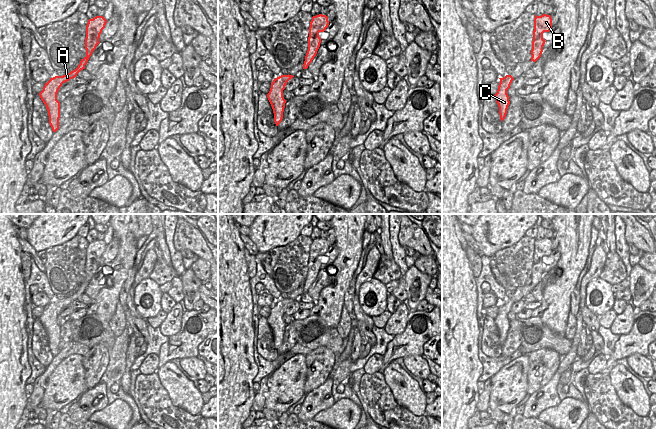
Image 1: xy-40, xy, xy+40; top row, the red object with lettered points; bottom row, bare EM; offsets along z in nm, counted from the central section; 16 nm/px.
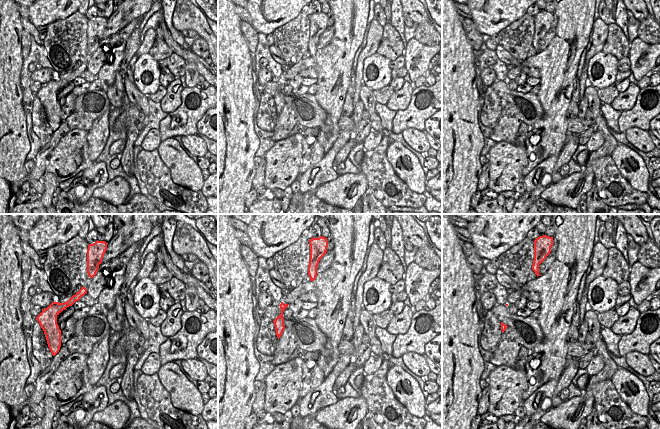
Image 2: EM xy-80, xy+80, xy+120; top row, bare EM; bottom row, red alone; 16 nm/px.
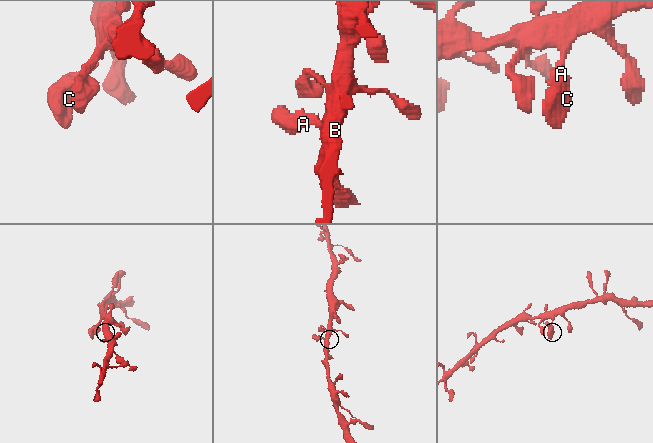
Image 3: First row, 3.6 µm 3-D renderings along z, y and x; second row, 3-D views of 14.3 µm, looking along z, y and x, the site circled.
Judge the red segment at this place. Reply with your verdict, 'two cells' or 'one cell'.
one cell

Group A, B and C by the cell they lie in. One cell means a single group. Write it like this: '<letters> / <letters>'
A B C

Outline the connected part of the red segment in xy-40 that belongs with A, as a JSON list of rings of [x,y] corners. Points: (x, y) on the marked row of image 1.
[[[96,16],[93,19],[88,20],[85,38],[86,56],[81,59],[80,64],[75,70],[63,76],[50,78],[50,80],[45,83],[43,90],[39,93],[41,100],[47,108],[49,124],[53,132],[56,132],[59,129],[60,102],[57,100],[57,93],[63,83],[75,78],[81,70],[85,69],[85,65],[90,56],[100,43],[100,34],[105,28],[106,23],[107,20],[103,16]]]

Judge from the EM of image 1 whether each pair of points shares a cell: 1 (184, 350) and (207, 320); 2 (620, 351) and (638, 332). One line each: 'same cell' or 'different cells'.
1: same cell
2: same cell

